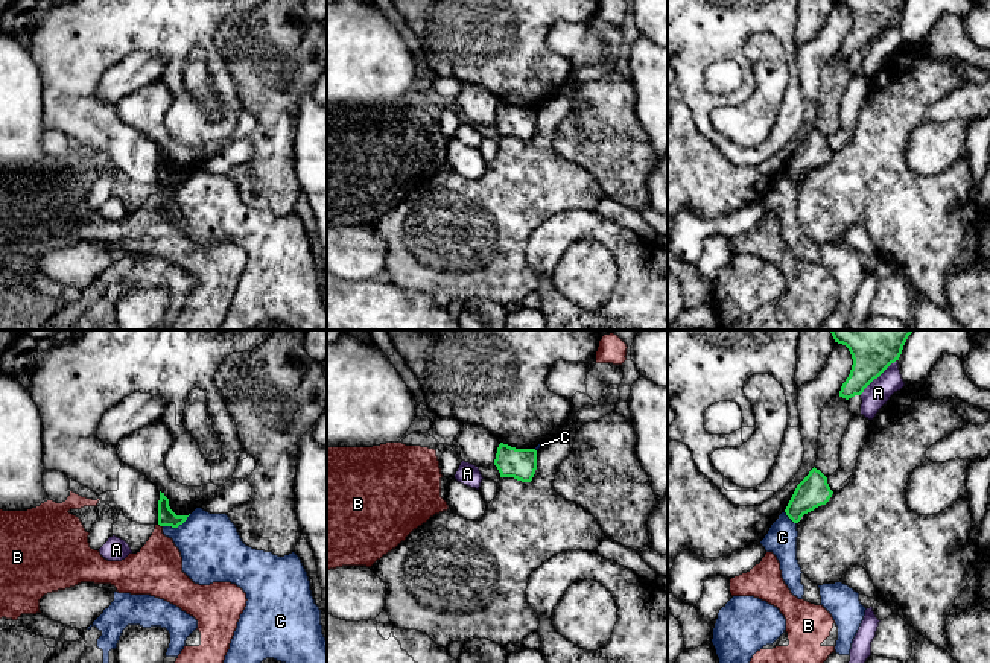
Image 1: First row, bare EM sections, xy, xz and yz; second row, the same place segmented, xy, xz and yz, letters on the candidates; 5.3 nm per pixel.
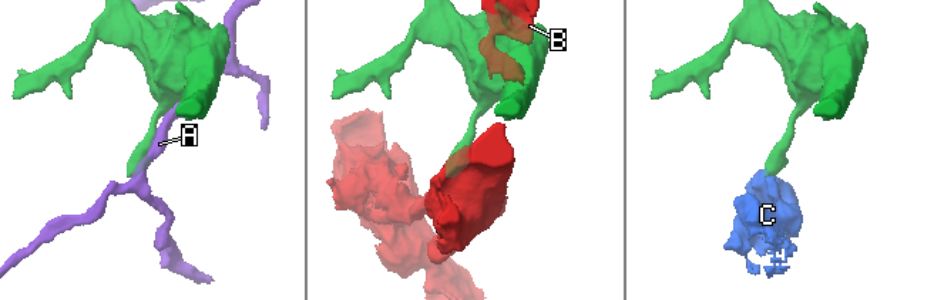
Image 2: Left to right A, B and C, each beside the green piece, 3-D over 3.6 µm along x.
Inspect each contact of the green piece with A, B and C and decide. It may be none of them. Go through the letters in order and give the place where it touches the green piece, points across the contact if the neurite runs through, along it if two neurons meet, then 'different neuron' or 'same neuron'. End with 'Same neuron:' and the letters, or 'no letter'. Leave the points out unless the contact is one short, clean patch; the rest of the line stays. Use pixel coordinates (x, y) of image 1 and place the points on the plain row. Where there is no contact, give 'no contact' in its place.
A: meets green in yz at (878, 35); different neuron
B: meets green in xy at (160, 184); different neuron
C: meets green in xy at (177, 186); border along xy (190, 174), (177, 186), (163, 186); different neuron
Same neuron: no letter

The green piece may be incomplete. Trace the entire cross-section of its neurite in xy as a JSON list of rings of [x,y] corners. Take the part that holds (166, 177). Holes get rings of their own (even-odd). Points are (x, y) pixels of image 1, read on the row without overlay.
[[[160,151],[160,160],[158,160],[158,184],[160,186],[178,187],[187,179],[187,176],[189,175],[176,175],[169,166],[169,158],[164,155],[164,152]]]

